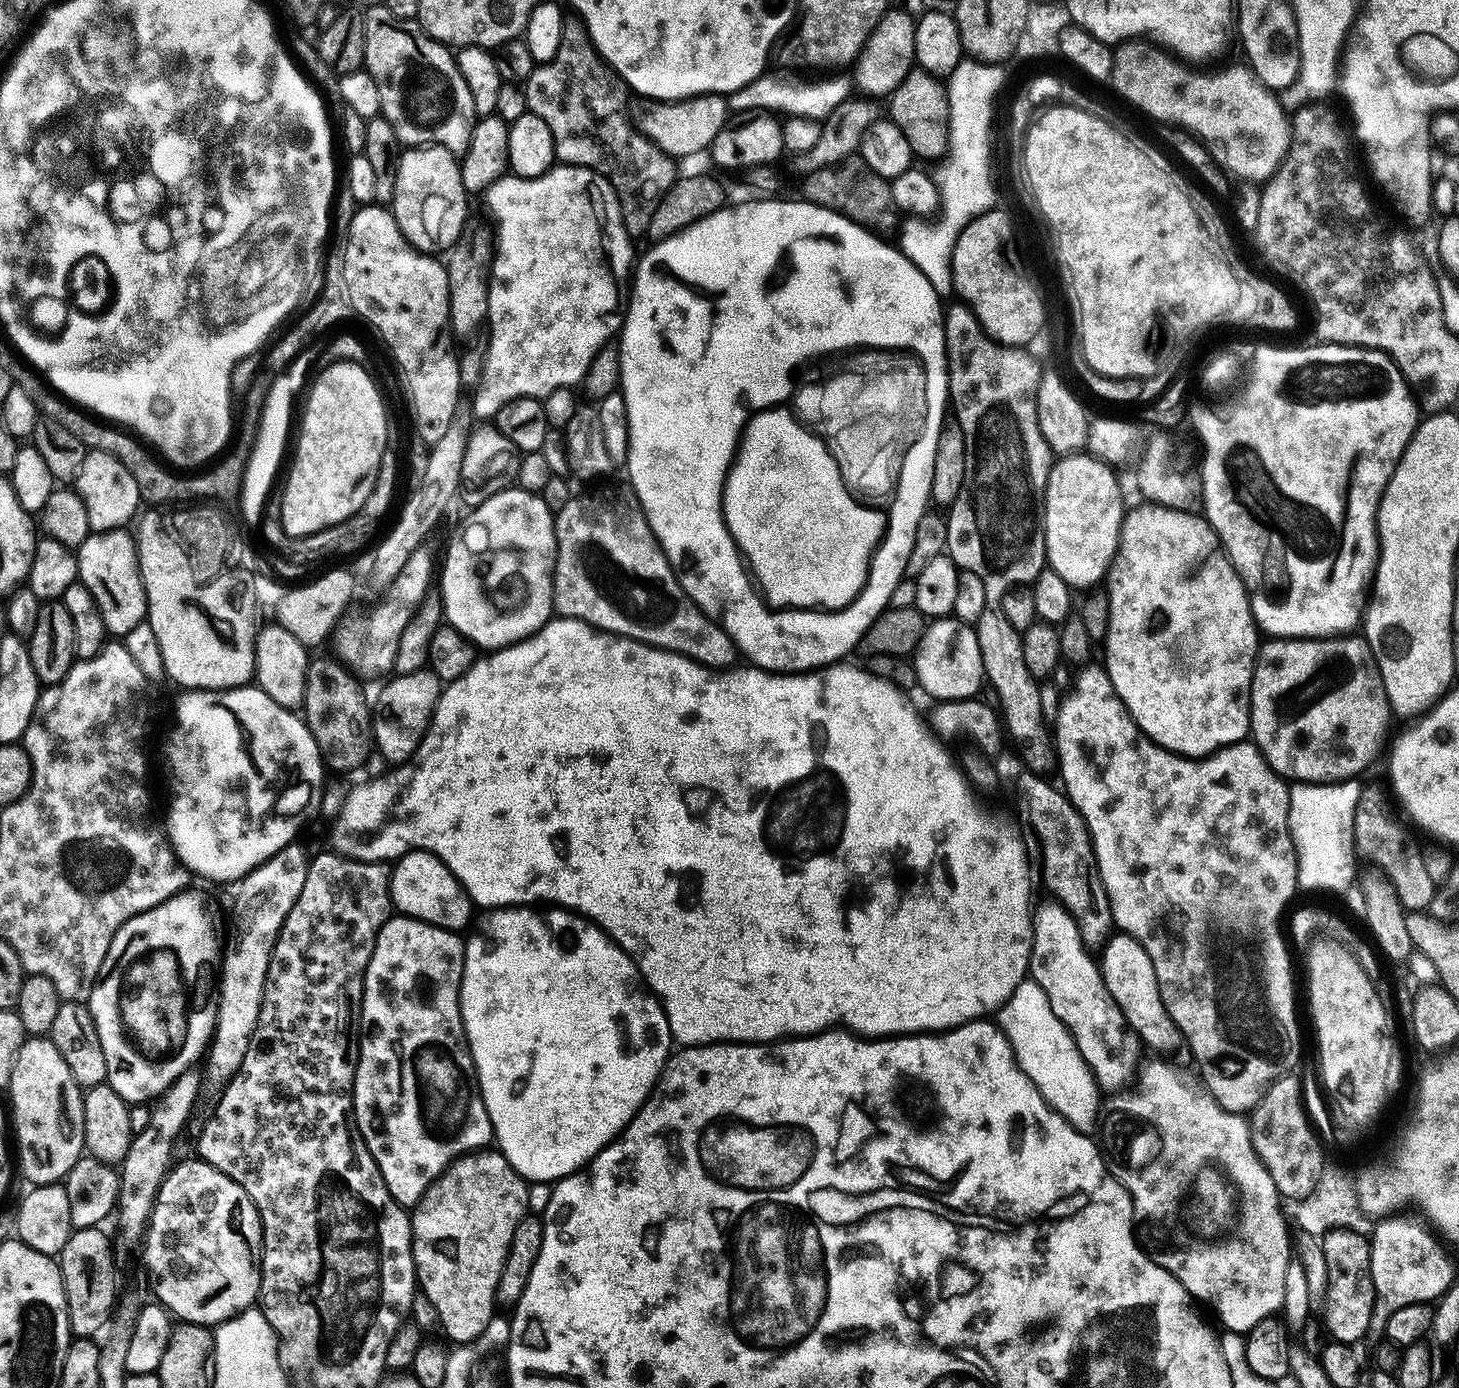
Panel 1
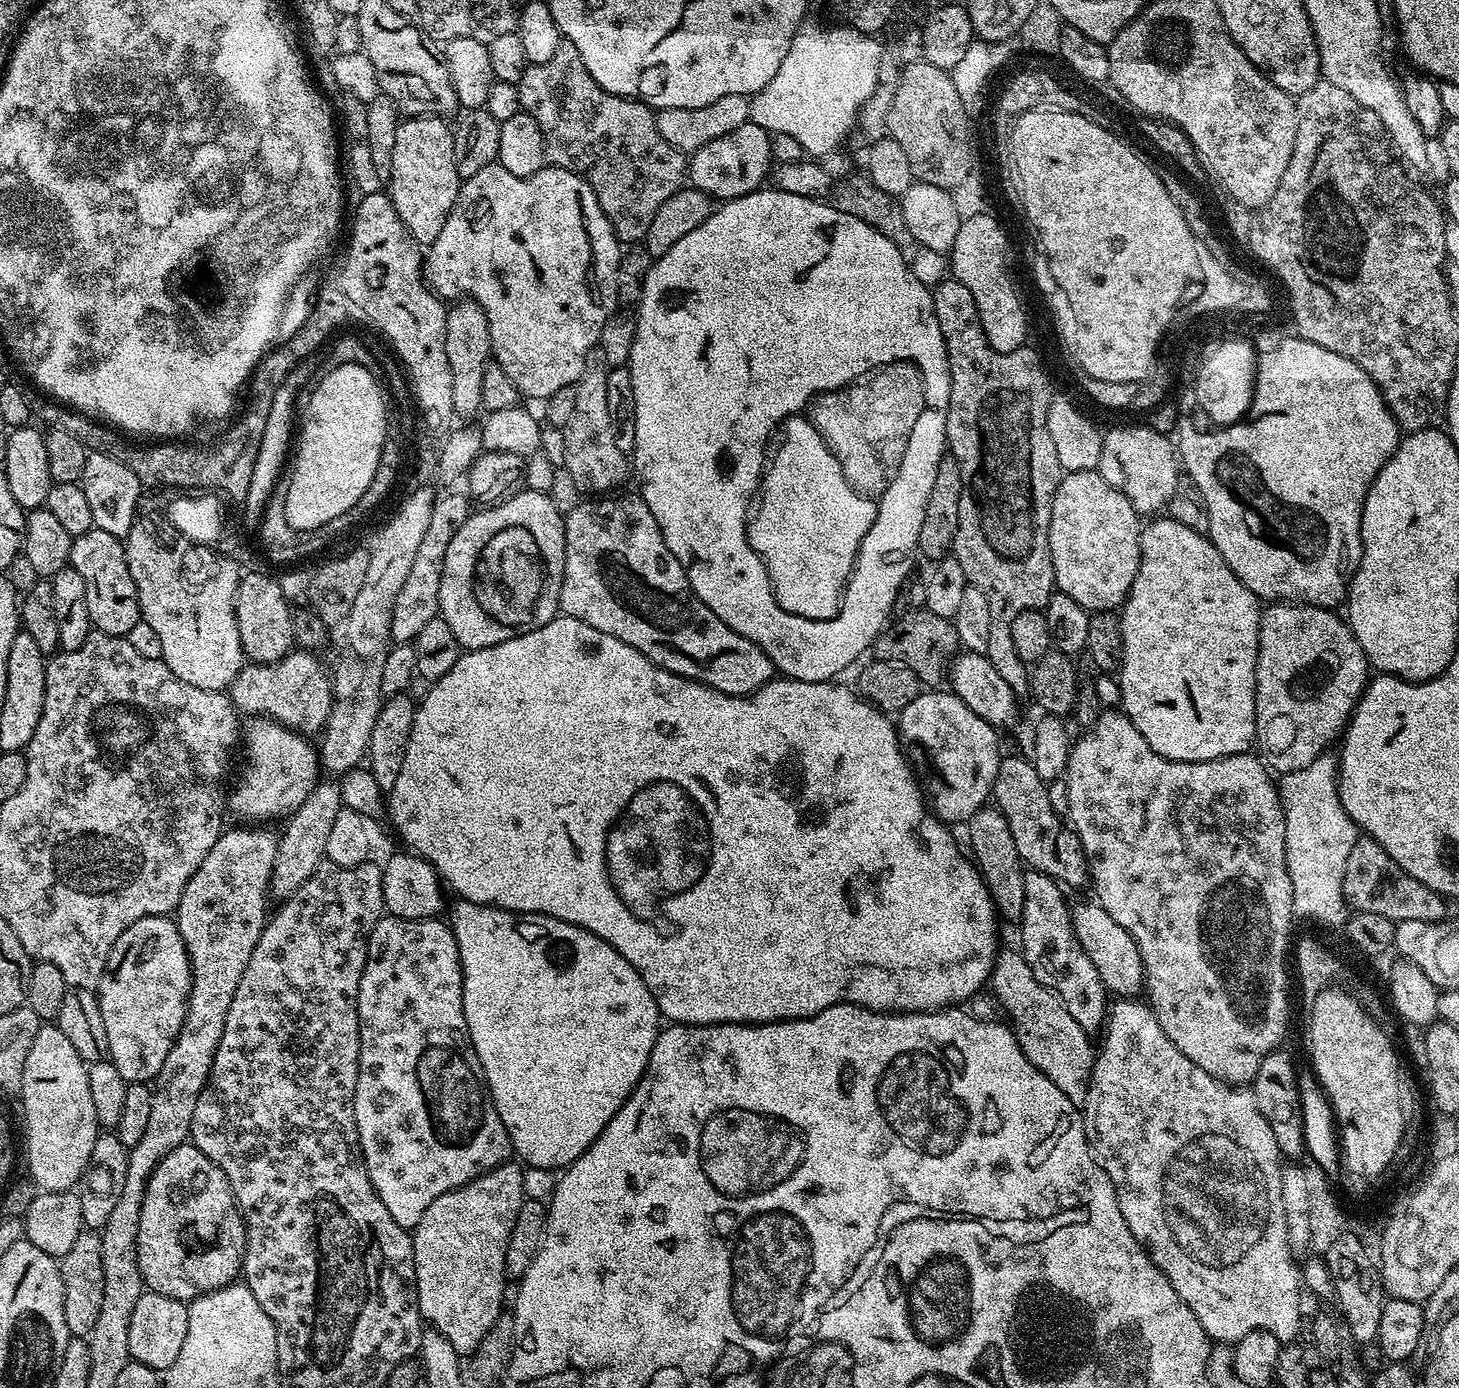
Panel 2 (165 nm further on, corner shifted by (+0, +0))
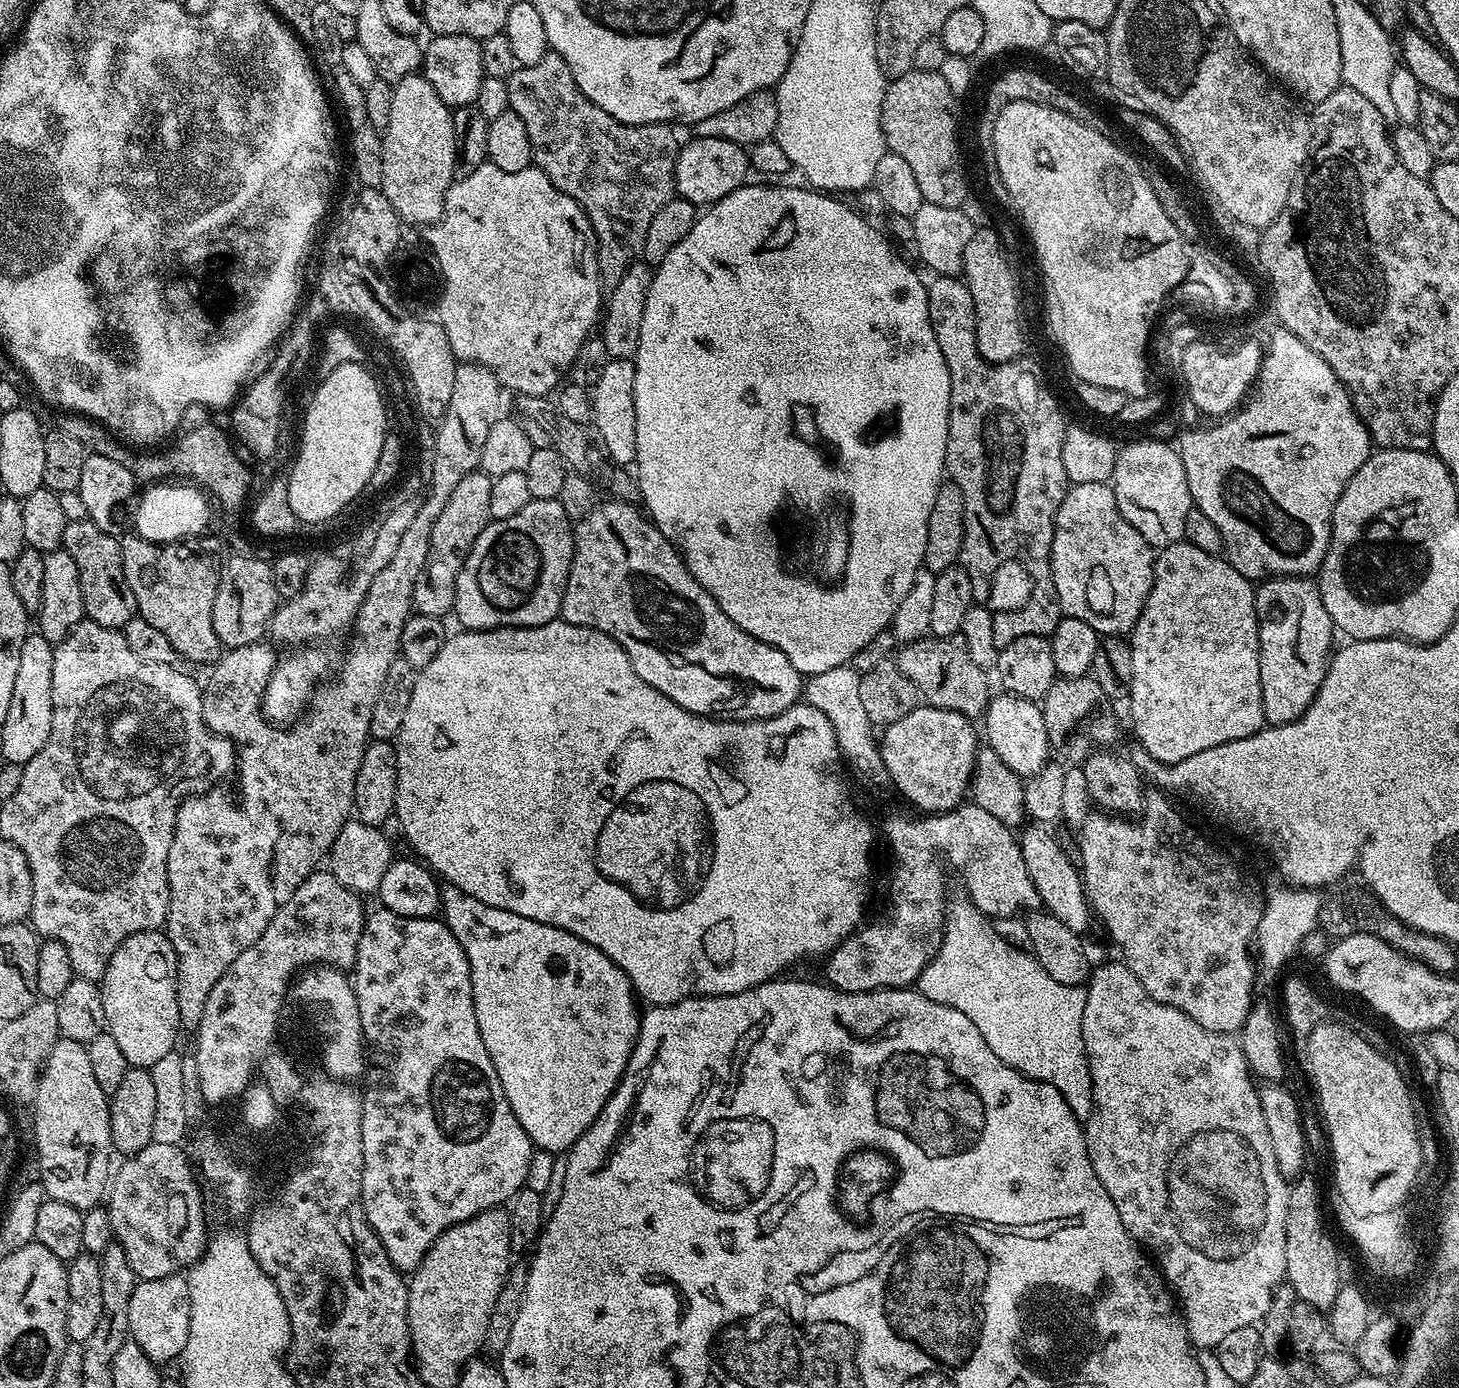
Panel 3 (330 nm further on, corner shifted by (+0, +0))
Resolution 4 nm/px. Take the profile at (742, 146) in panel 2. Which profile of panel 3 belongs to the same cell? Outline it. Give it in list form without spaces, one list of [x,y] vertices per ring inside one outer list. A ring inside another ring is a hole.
[[[696,136],[685,148],[683,145],[677,151],[675,195],[697,206],[716,204],[726,198],[726,194],[743,188],[749,176],[748,154],[741,145],[726,138]]]

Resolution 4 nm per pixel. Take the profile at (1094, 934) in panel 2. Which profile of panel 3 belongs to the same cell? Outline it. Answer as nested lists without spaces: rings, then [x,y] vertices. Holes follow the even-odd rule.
[[[1032,822],[1019,833],[1022,862],[1026,862],[1030,882],[1034,882],[1034,890],[1038,890],[1040,904],[1053,921],[1070,926],[1070,930],[1075,932],[1087,933],[1088,919],[1091,921],[1094,913],[1088,903],[1088,895],[1084,892],[1084,878],[1081,869],[1078,867],[1077,861],[1073,857],[1071,860],[1067,850],[1048,832],[1051,831],[1045,825]]]

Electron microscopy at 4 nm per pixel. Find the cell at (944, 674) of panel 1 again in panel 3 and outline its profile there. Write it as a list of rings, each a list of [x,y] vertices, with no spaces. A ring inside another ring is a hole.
[[[1011,694],[993,695],[988,701],[988,709],[984,711],[982,717],[982,736],[986,739],[987,747],[994,750],[994,754],[998,754],[998,758],[1002,758],[1002,762],[1006,762],[1006,766],[1010,766],[1010,770],[1014,770],[1014,774],[1018,774],[1021,778],[1027,778],[1038,774],[1038,770],[1042,770],[1046,761],[1050,756],[1048,747],[1048,735],[1046,734],[1046,722],[1044,721],[1043,707],[1037,701],[1027,700],[1021,696]]]

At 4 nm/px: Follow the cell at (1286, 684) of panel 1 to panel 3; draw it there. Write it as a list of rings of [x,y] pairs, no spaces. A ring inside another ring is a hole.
[[[1273,576],[1256,588],[1256,617],[1260,639],[1260,681],[1264,719],[1269,725],[1289,724],[1297,720],[1314,702],[1320,684],[1326,678],[1328,662],[1334,655],[1334,629],[1326,606],[1322,606],[1320,585],[1306,576]]]

